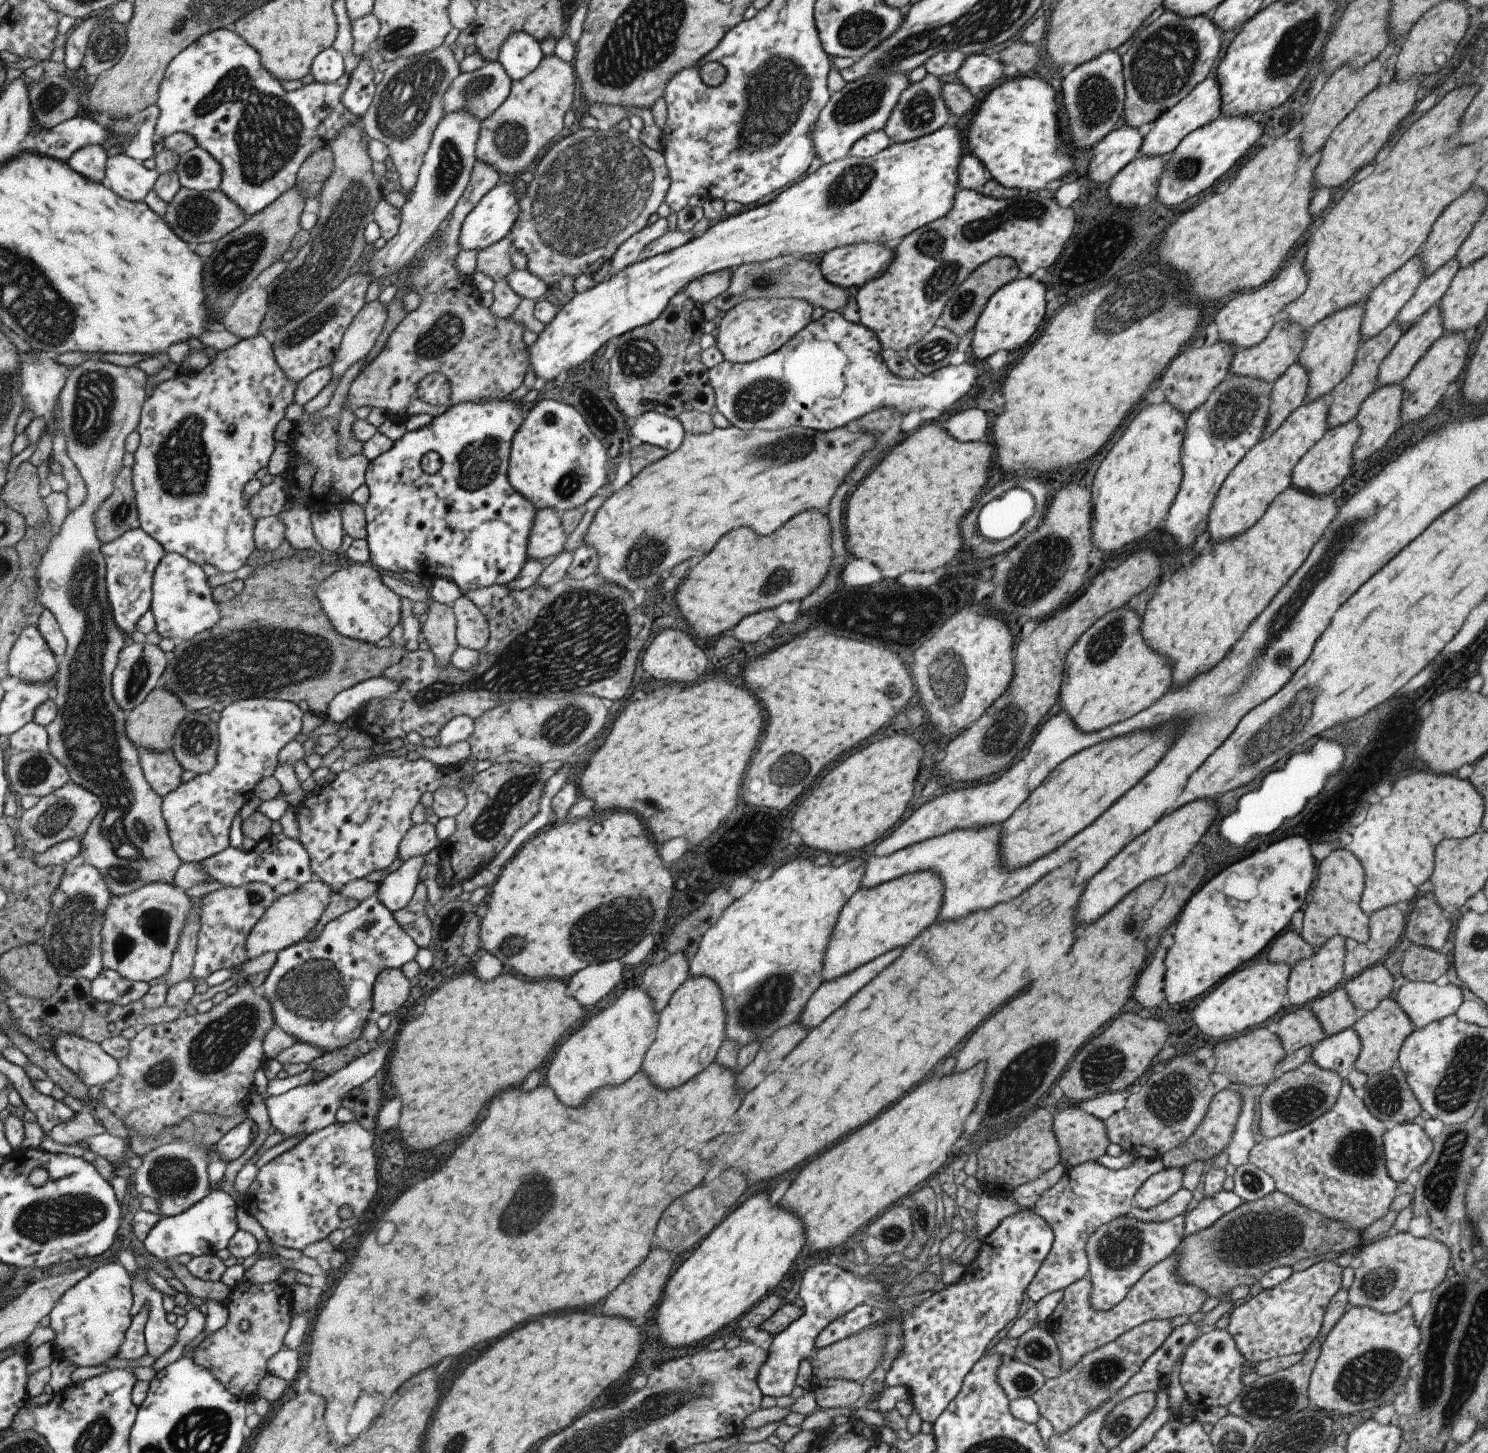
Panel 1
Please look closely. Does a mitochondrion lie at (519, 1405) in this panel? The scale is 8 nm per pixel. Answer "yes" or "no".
no

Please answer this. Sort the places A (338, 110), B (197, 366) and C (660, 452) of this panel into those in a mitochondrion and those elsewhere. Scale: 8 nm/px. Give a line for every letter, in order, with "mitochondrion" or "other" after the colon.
A: other
B: other
C: other

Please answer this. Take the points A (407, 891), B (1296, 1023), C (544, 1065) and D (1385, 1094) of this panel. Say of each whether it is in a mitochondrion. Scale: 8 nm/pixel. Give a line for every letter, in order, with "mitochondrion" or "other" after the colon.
A: other
B: other
C: other
D: mitochondrion

